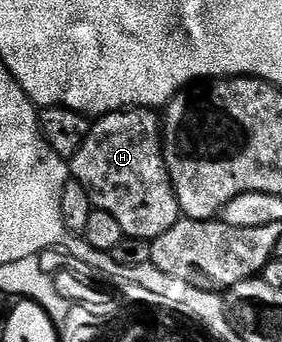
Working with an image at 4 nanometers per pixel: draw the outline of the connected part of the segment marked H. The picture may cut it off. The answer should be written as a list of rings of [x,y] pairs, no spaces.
[[[128,108],[96,117],[85,144],[69,160],[69,174],[89,192],[92,207],[109,212],[128,238],[154,240],[181,220],[163,159],[161,118],[154,109]]]

